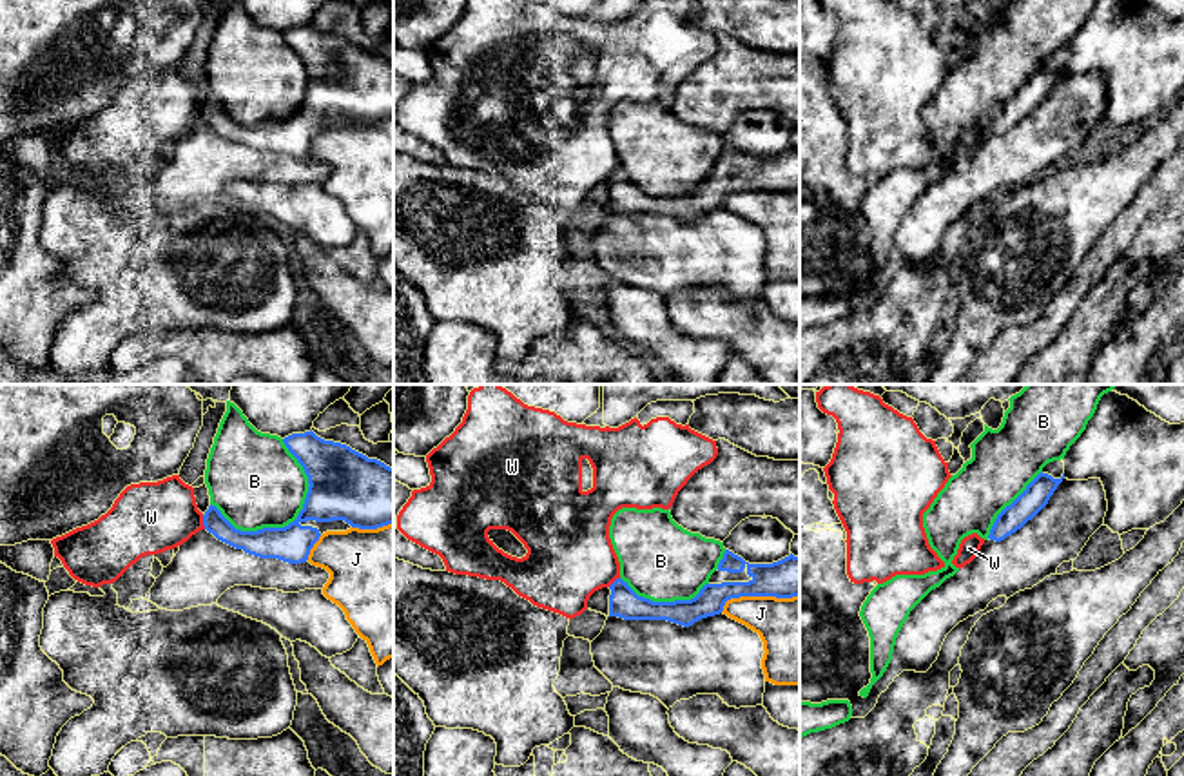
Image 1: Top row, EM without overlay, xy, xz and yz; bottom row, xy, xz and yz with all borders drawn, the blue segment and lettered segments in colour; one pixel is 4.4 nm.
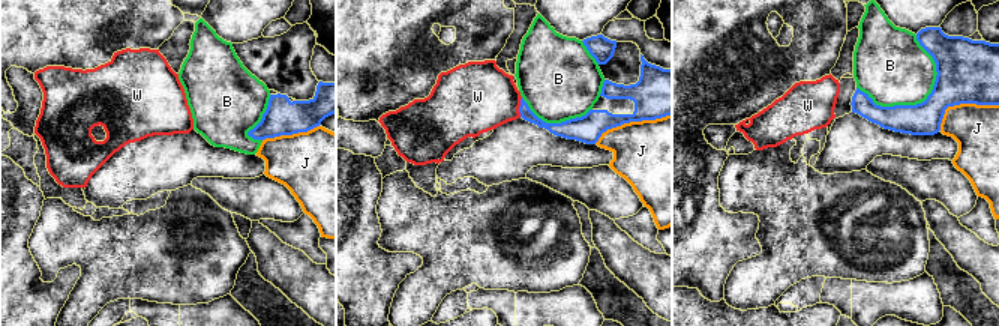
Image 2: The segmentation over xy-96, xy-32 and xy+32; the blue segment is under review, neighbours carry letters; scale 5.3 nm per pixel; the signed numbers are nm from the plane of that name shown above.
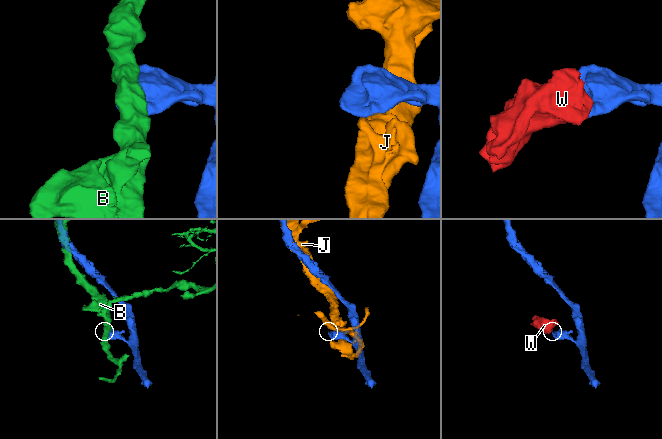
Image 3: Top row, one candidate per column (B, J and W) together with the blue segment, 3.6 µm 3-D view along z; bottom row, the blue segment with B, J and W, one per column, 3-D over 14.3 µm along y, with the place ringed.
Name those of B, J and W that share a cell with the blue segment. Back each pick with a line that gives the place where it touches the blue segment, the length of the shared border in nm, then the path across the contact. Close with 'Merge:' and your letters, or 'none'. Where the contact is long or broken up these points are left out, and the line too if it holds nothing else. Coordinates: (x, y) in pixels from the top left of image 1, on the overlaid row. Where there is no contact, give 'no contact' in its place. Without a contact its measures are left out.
Merge: none

